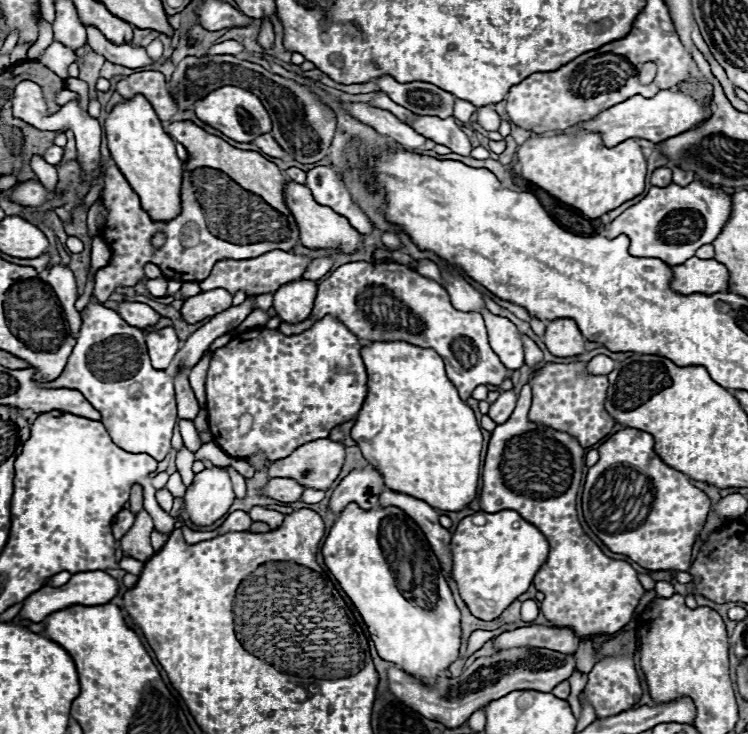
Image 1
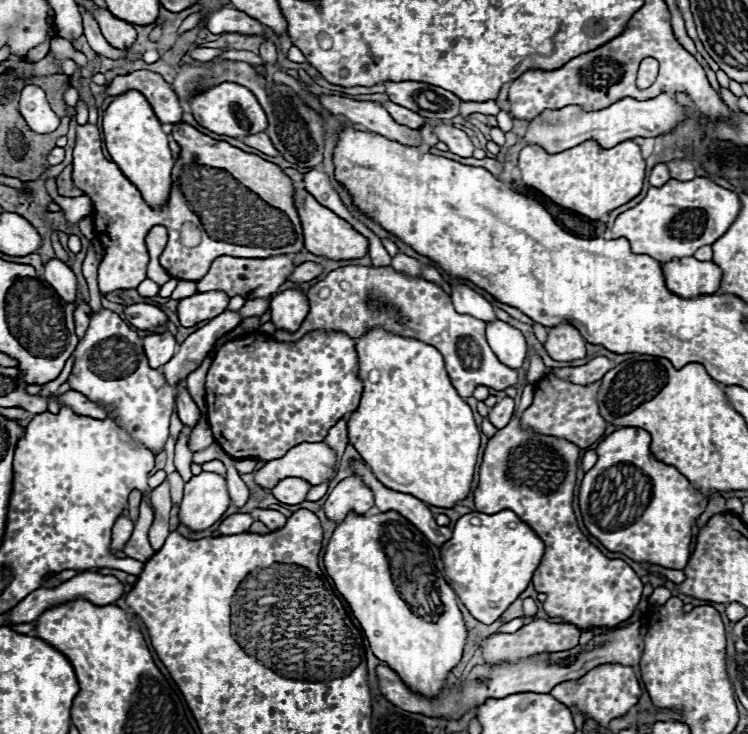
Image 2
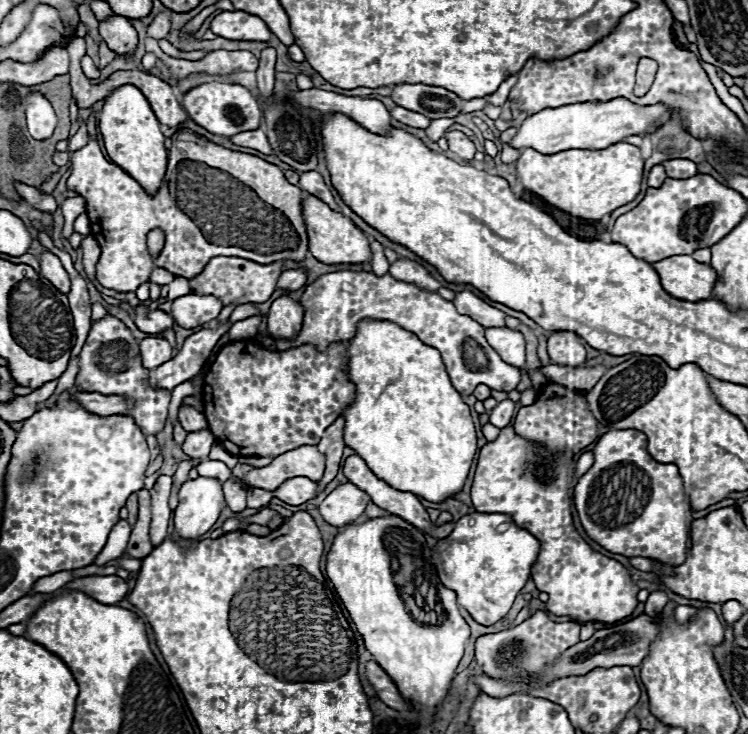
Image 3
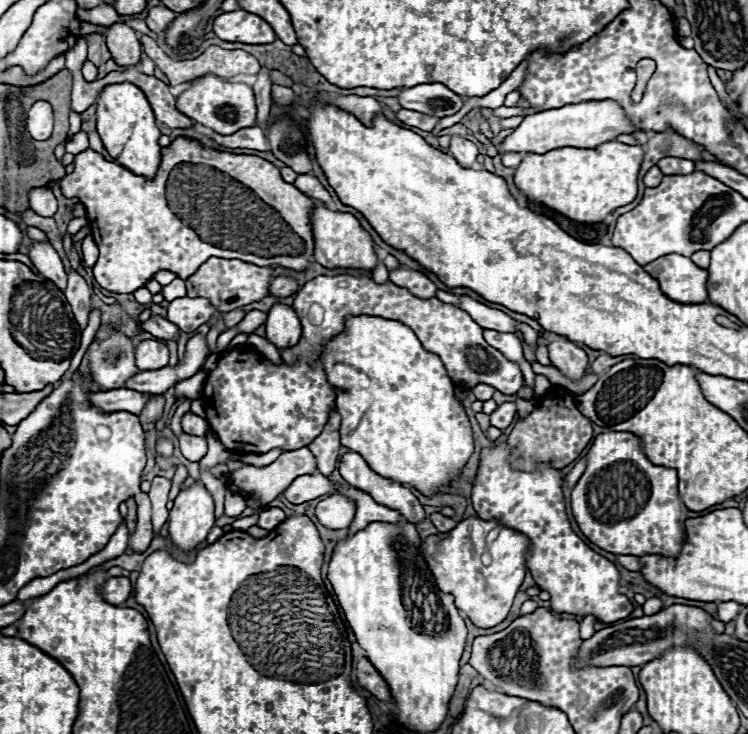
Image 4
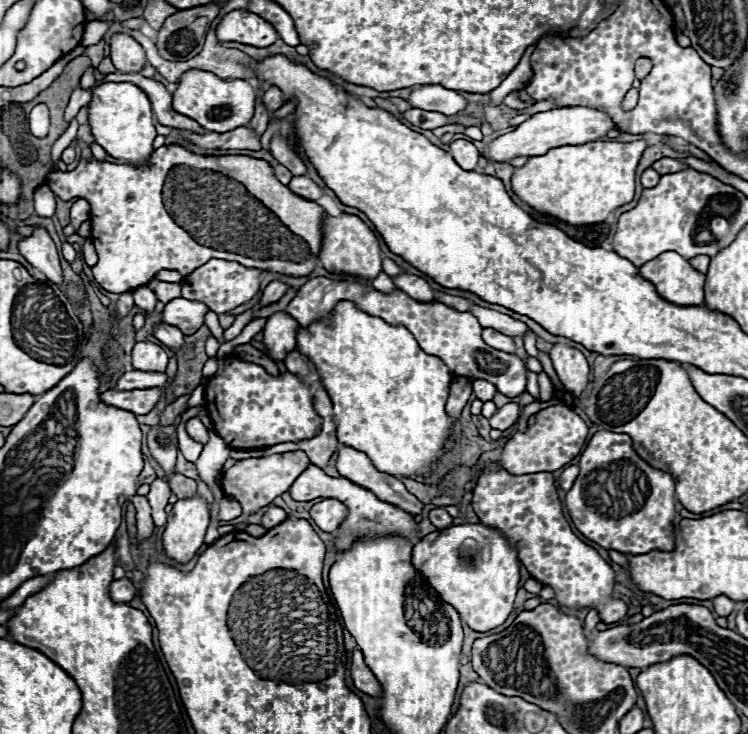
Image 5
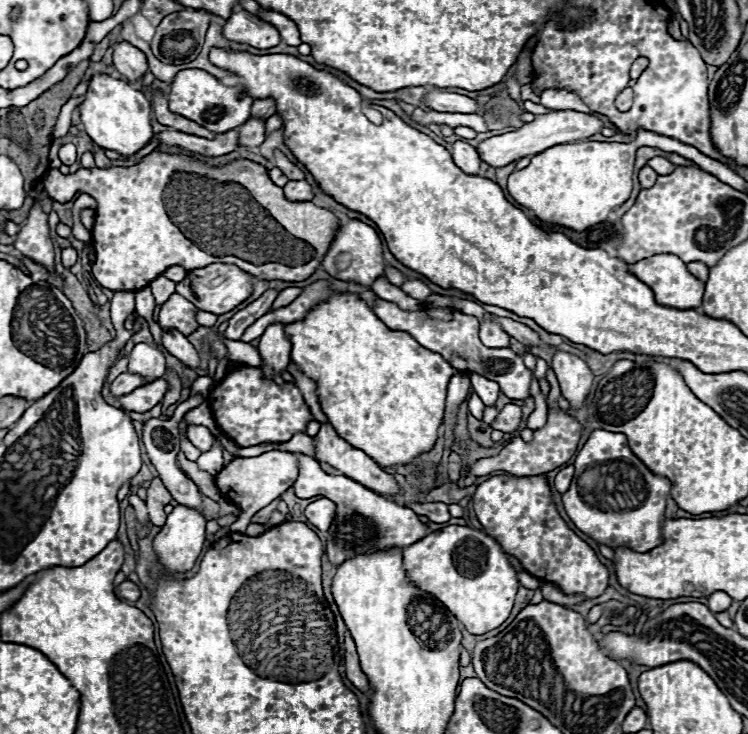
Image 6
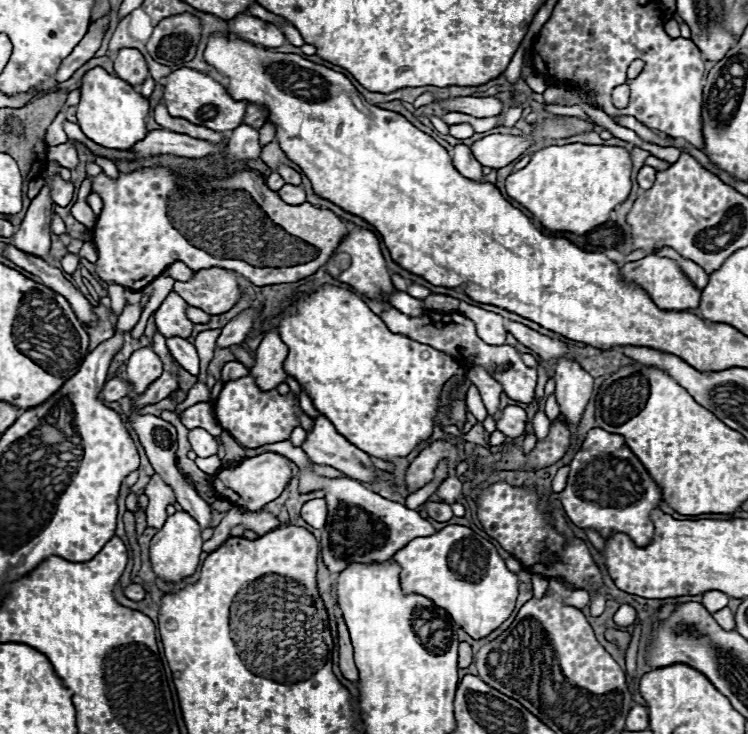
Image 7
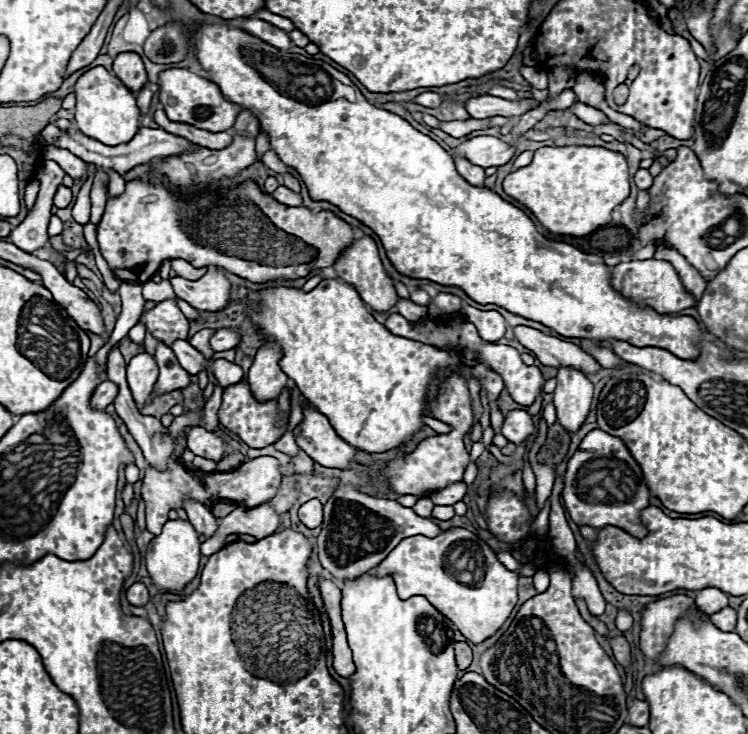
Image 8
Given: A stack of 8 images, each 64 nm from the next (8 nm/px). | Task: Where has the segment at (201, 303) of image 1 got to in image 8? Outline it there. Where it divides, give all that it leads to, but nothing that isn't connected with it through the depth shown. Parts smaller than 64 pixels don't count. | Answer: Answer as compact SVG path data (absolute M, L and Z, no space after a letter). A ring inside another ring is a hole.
M176 296L162 300L158 302L156 308L144 312L140 322L146 324L146 328L152 332L156 340L162 340L168 346L174 340L188 338L188 330L190 330L190 320L180 312Z

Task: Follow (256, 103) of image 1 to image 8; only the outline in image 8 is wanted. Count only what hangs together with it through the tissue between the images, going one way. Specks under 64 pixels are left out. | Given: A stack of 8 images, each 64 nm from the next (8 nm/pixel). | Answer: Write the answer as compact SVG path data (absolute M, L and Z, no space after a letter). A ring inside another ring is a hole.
M170 68L162 72L158 84L160 84L160 102L168 118L174 122L186 122L210 132L224 132L232 128L232 124L236 122L236 116L242 112L238 104L232 104L230 100L224 98L220 88L212 80L206 80L190 72L188 68Z

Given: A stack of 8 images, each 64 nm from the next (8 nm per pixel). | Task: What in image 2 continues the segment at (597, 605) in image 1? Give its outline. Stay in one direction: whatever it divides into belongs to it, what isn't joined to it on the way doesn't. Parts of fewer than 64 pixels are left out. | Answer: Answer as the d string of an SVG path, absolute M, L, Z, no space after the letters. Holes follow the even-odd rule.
M526 384L512 420L486 444L478 488L474 490L476 510L484 514L512 510L546 542L544 558L532 582L538 592L548 596L544 612L550 618L562 618L564 624L574 624L580 630L618 628L638 606L644 584L624 560L606 558L578 528L572 502L582 450L568 440L522 428L520 412L532 404L532 394L534 386Z

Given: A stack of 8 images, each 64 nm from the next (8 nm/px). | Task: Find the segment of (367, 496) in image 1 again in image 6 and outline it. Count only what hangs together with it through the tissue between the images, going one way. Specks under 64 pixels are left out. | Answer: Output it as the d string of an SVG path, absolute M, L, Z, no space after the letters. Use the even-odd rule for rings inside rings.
M320 498L312 504L308 504L304 514L310 524L314 524L318 530L326 532L332 526L332 520L336 516L336 504L332 504L332 500L328 500L328 498Z

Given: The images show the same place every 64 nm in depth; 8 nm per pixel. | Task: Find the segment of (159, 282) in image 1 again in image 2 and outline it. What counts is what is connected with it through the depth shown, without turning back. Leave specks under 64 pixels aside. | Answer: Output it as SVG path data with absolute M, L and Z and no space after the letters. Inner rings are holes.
M144 280L140 286L138 286L138 292L140 292L140 296L144 296L144 298L154 298L154 296L158 296L158 292L160 292L160 284L156 284L156 282L152 282L152 280Z

